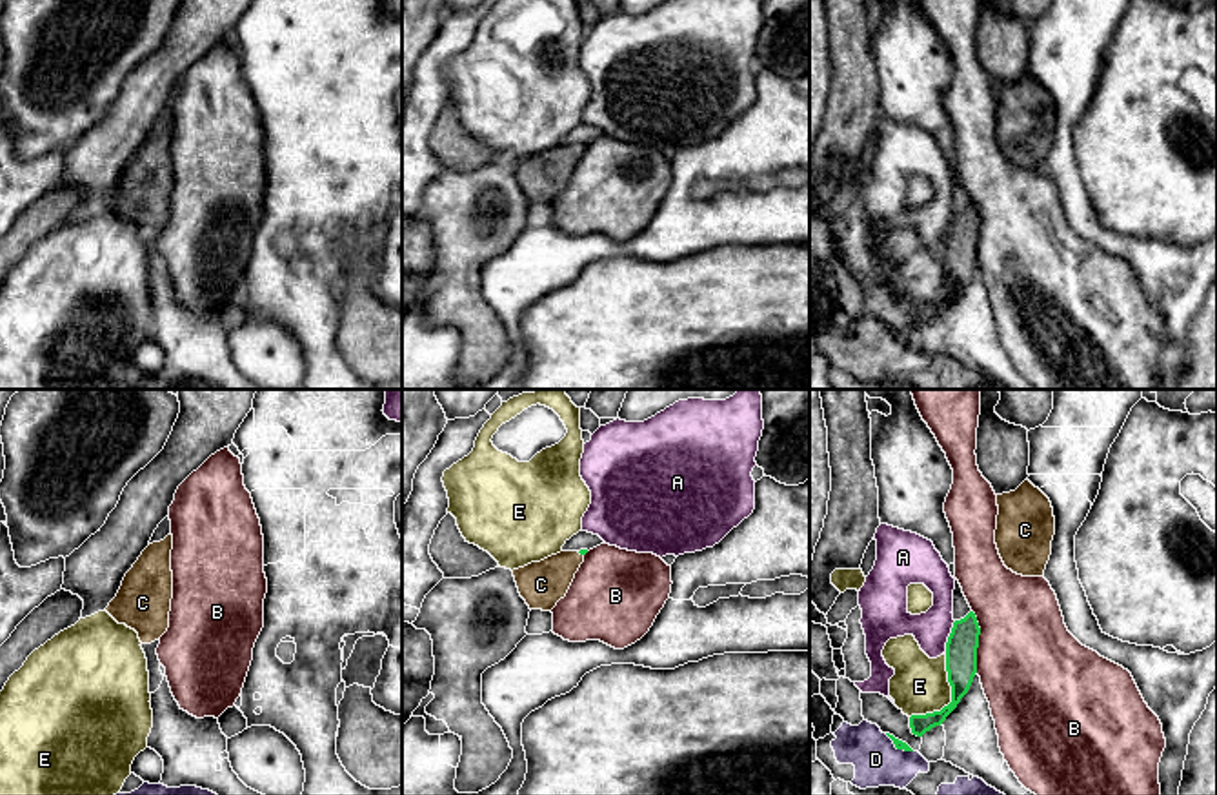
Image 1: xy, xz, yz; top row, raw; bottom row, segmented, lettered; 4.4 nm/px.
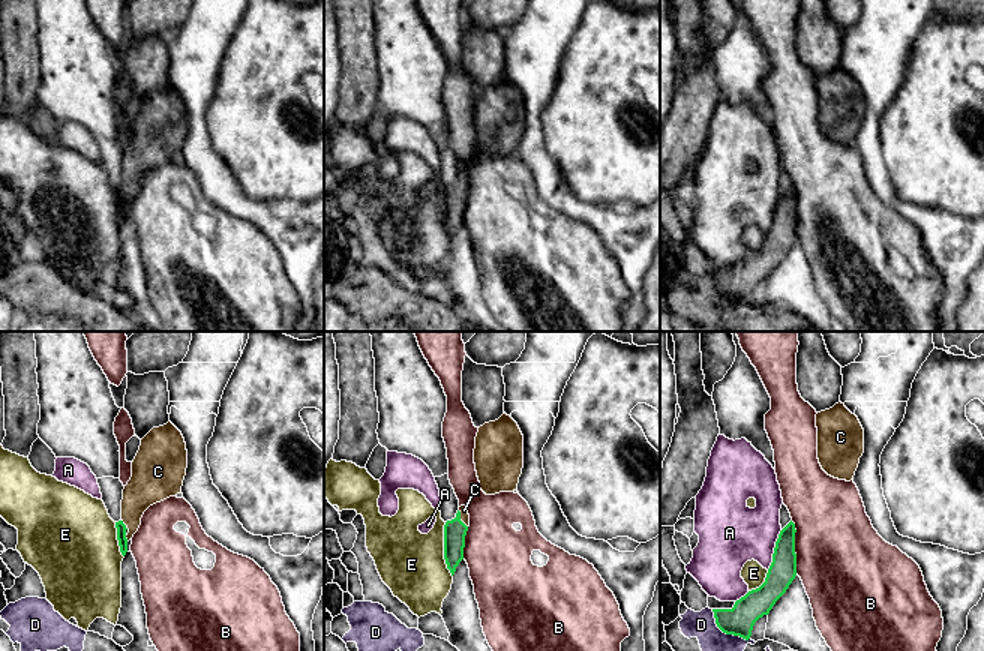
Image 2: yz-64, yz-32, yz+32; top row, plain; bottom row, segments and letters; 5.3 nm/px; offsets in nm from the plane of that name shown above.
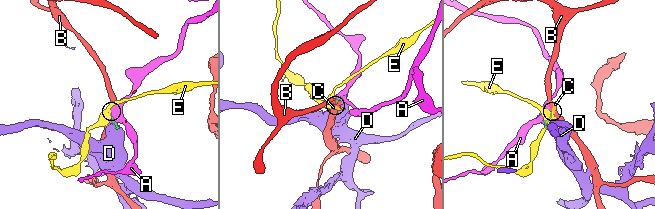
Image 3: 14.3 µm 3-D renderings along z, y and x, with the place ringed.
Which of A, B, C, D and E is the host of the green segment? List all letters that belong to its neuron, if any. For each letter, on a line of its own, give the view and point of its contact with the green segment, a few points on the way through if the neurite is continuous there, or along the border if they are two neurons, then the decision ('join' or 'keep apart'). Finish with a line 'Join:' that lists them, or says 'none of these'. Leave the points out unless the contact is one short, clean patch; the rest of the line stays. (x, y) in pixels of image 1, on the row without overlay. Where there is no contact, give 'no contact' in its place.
A: yz (950, 228) | keep apart
B: yz (977, 233) | along yz (972, 202), (979, 221), (977, 264) | keep apart
C: xz (581, 146) | across xz (583, 144), (581, 146), (541, 177) | join
D: yz (897, 341) | keep apart
E: yz (952, 290) | keep apart
Join: C

